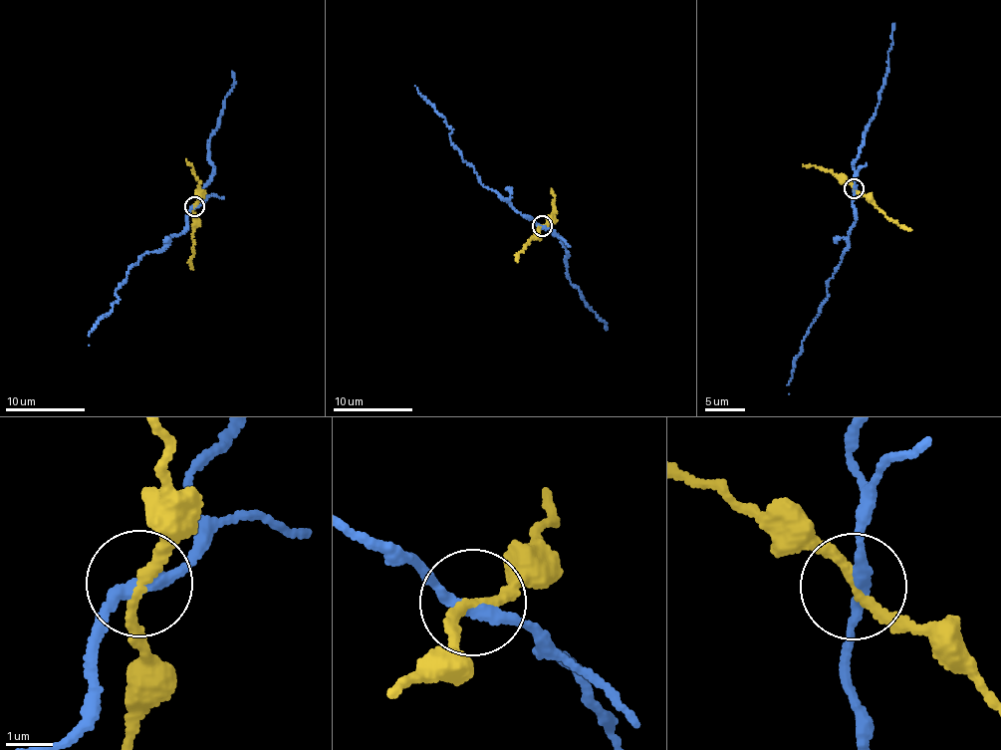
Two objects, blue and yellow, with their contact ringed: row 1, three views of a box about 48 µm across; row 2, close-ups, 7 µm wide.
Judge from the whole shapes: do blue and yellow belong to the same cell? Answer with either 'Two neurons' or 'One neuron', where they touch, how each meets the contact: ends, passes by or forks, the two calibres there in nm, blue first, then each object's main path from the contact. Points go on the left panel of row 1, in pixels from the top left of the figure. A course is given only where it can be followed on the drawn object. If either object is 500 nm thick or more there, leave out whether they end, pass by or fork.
Two neurons. Place: (194, 206). At the ring blue passes by. At the ring yellow passes by. Thickness 260 nm (blue) against 190 nm. Course of blue: (194, 206), (180, 233), (128, 270), (126, 281), (116, 290), (112, 312), (89, 332), (89, 345). Course of yellow: (194, 206), (194, 250), (190, 260), (193, 270)

